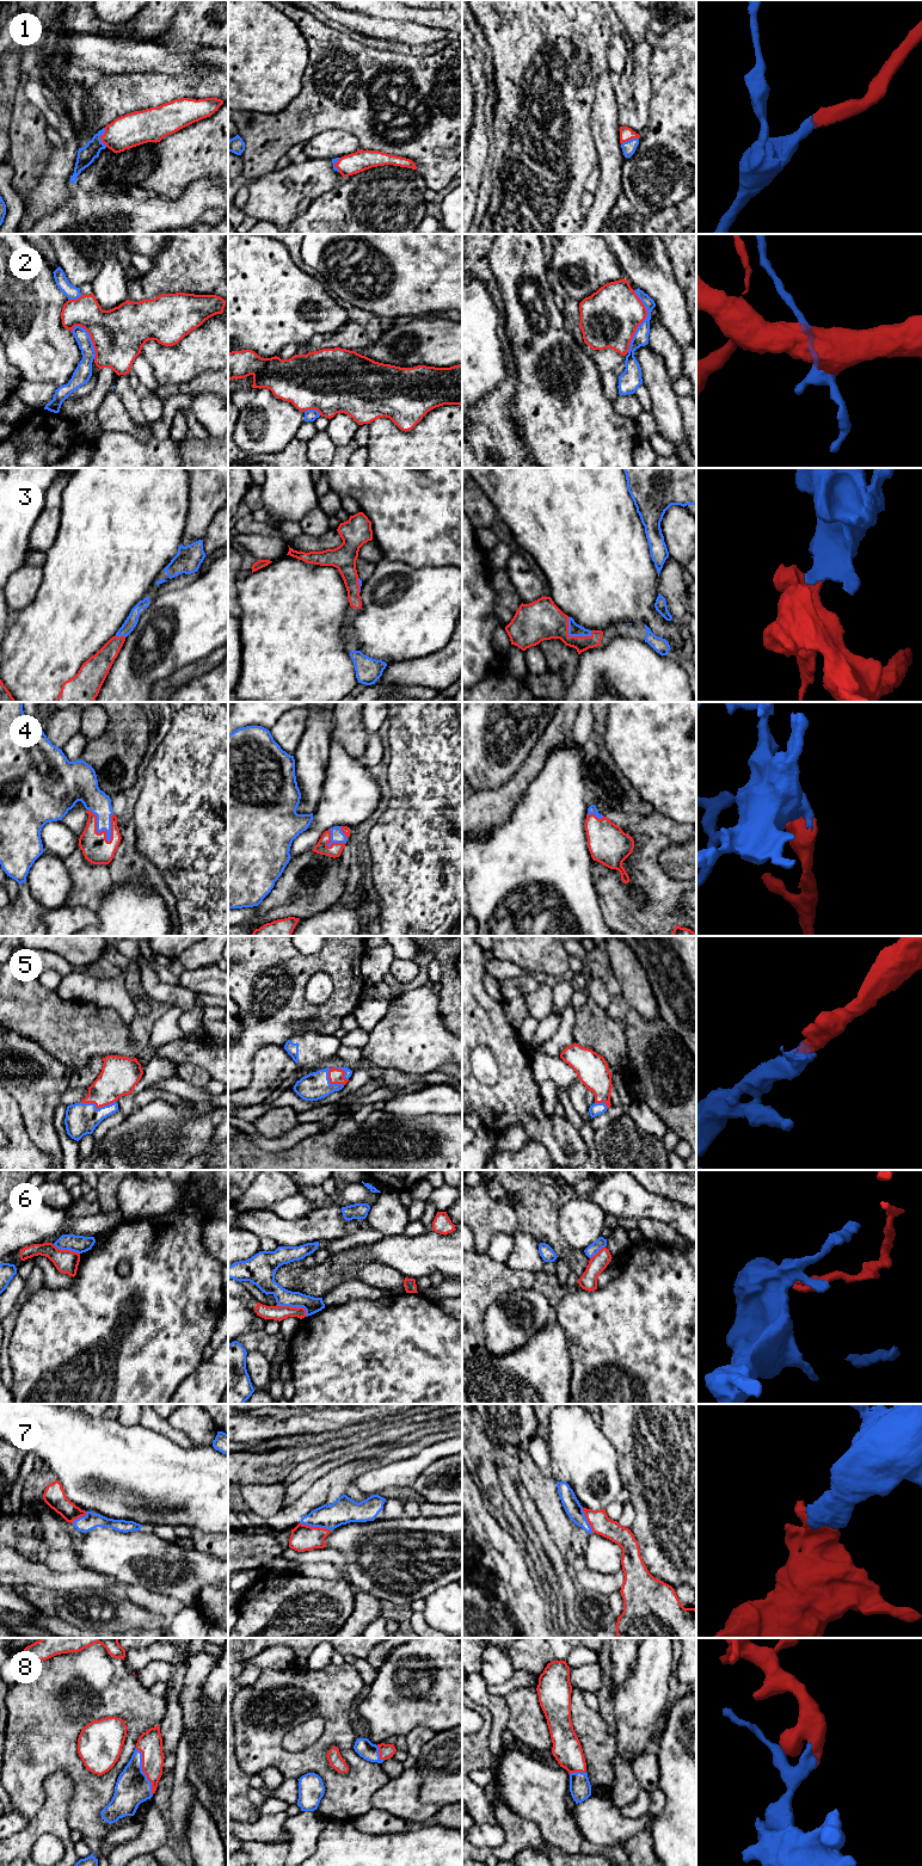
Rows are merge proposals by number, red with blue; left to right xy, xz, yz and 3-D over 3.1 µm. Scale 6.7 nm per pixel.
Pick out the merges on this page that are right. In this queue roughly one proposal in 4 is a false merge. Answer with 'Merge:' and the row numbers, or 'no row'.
Merge: 1, 3, 4, 5, 7, 8

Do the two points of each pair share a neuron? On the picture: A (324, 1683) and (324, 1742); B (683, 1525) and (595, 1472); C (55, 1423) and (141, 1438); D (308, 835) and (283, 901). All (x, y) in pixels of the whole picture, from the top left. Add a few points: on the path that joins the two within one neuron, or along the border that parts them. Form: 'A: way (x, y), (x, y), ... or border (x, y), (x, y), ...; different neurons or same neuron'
A: way (331, 1698), (331, 1728); same neuron
B: border (616, 1458), (622, 1485); different neurons
C: way (77, 1439), (120, 1439); same neuron
D: border (311, 850), (292, 858); different neurons

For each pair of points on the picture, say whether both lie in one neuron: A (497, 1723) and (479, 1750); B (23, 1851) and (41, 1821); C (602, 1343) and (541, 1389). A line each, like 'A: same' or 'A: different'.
A: different
B: same
C: different

